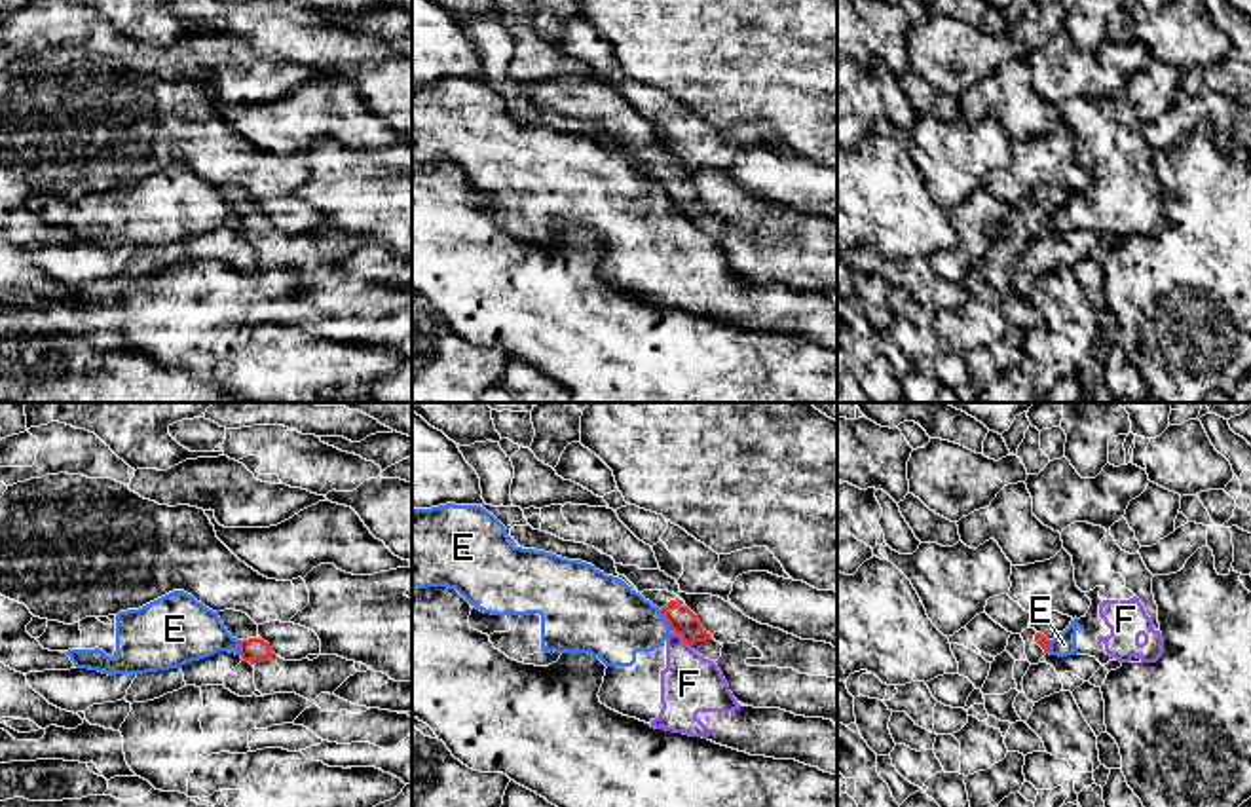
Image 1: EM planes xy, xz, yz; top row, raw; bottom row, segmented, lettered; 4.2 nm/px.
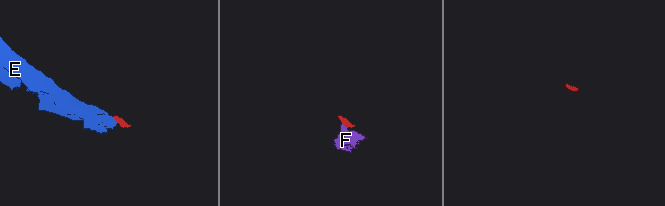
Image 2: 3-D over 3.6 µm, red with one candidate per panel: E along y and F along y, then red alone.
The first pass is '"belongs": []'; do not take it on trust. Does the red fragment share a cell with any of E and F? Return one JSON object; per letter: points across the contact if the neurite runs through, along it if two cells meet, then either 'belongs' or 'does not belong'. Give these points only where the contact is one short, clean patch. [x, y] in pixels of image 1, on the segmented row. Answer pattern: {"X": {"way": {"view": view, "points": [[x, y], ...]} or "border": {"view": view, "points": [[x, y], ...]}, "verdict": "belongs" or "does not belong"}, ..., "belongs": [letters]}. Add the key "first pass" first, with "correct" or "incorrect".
{"first pass": "correct", "E": {"border": {"view": "xz", "points": [[659, 610], [671, 631]]}, "verdict": "does not belong"}, "F": {"border": {"view": "xz", "points": [[674, 631], [691, 648]]}, "verdict": "does not belong"}, "belongs": []}

